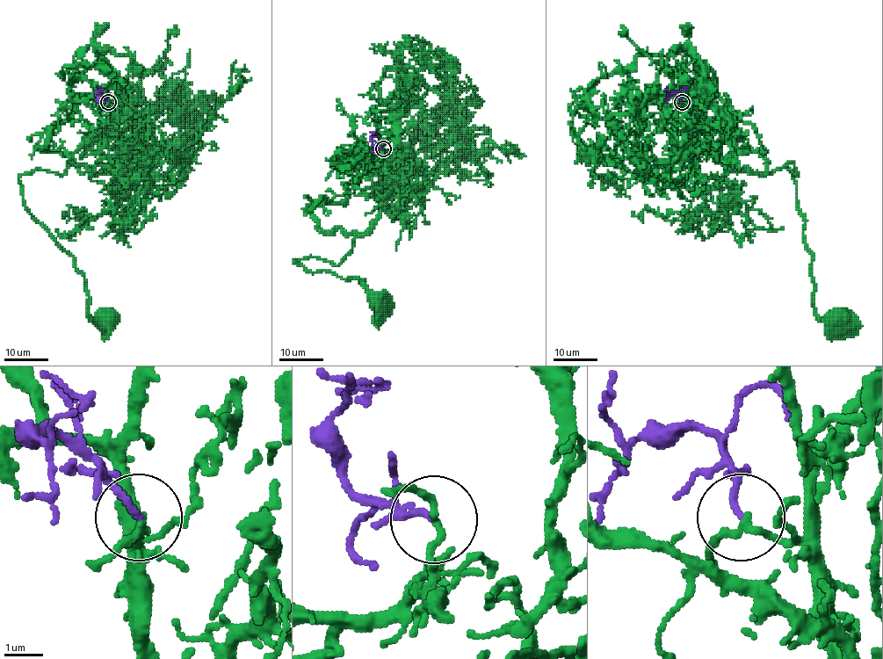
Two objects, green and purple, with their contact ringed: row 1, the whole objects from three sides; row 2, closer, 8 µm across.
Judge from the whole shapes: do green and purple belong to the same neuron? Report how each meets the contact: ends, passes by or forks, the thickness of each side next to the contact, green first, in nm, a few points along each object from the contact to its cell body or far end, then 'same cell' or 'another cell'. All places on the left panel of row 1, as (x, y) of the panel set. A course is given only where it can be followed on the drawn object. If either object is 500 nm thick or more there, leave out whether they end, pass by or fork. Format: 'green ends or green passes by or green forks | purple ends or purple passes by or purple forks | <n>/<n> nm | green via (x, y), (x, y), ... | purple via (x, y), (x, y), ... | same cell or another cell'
green passes by | purple ends | 170/160 nm | green via (108, 103), (121, 135), (110, 170), (69, 162), (19, 177), (105, 323) | purple via (108, 103), (99, 92), (97, 94), (101, 90), (97, 86) | same cell

